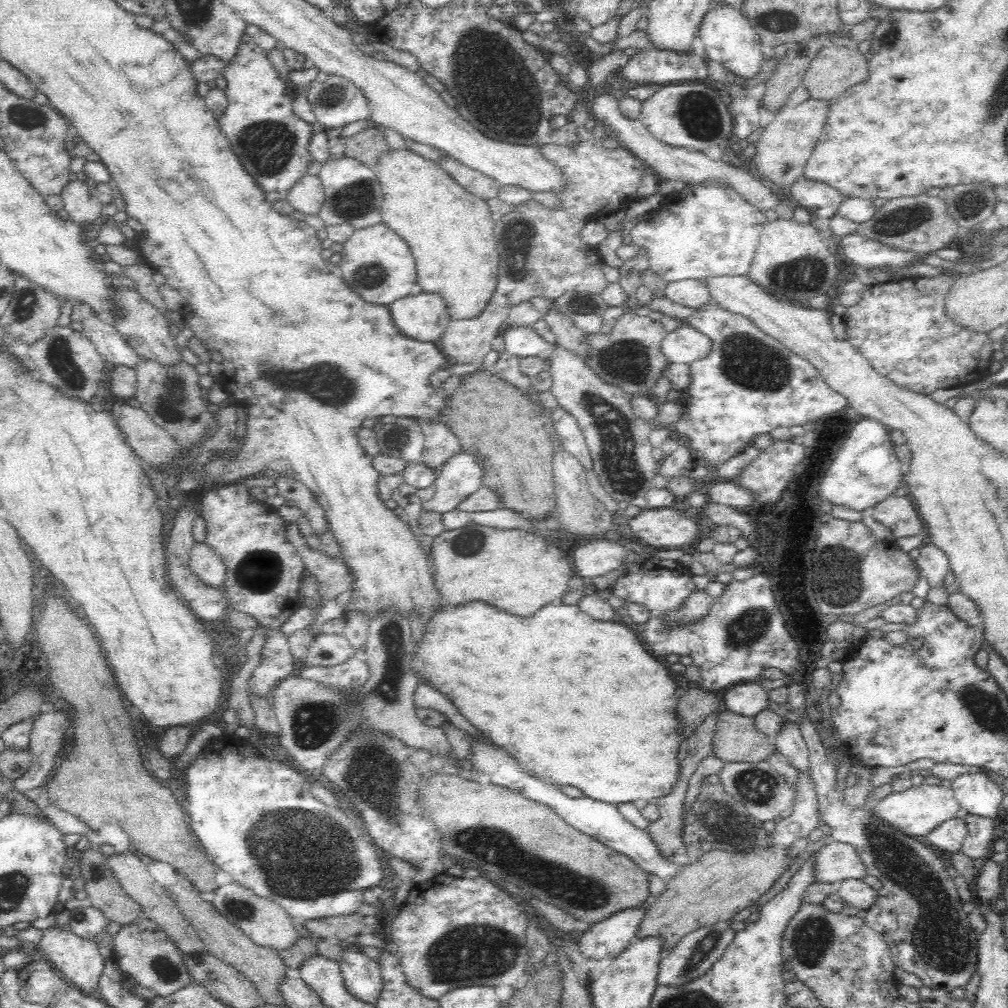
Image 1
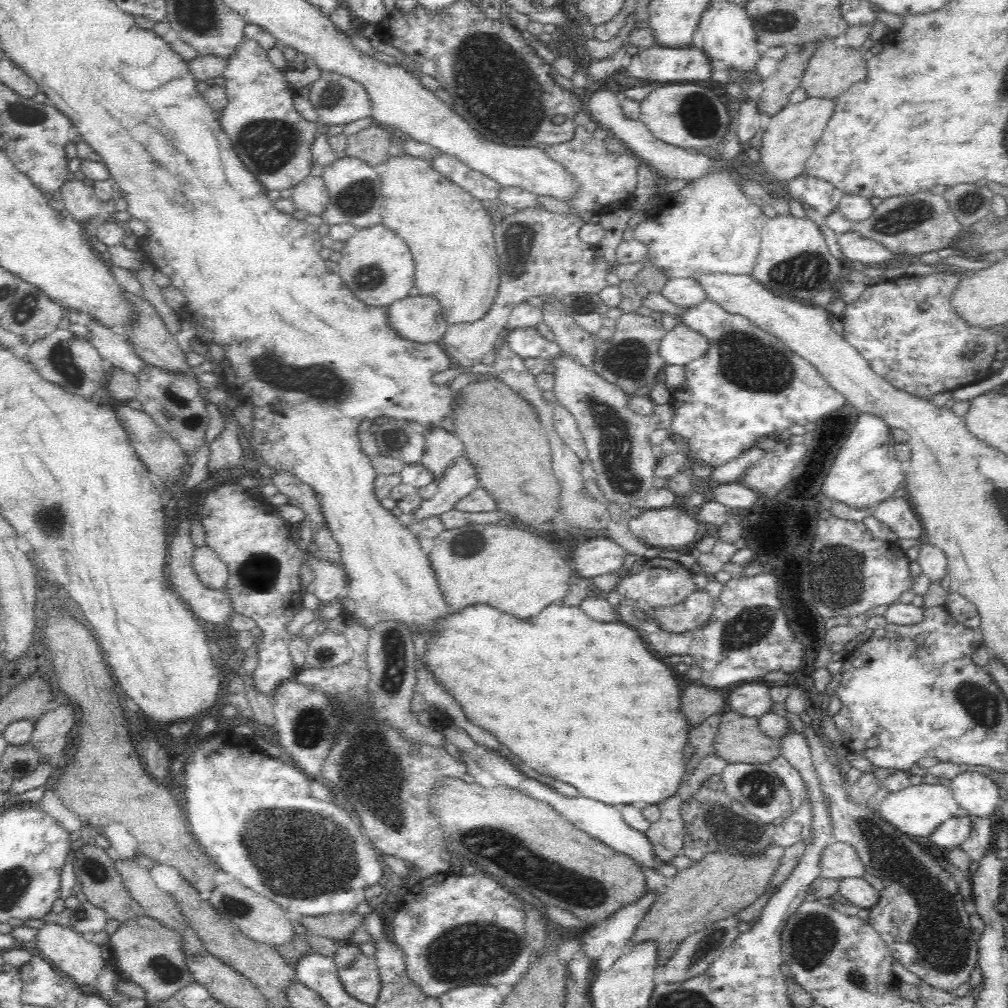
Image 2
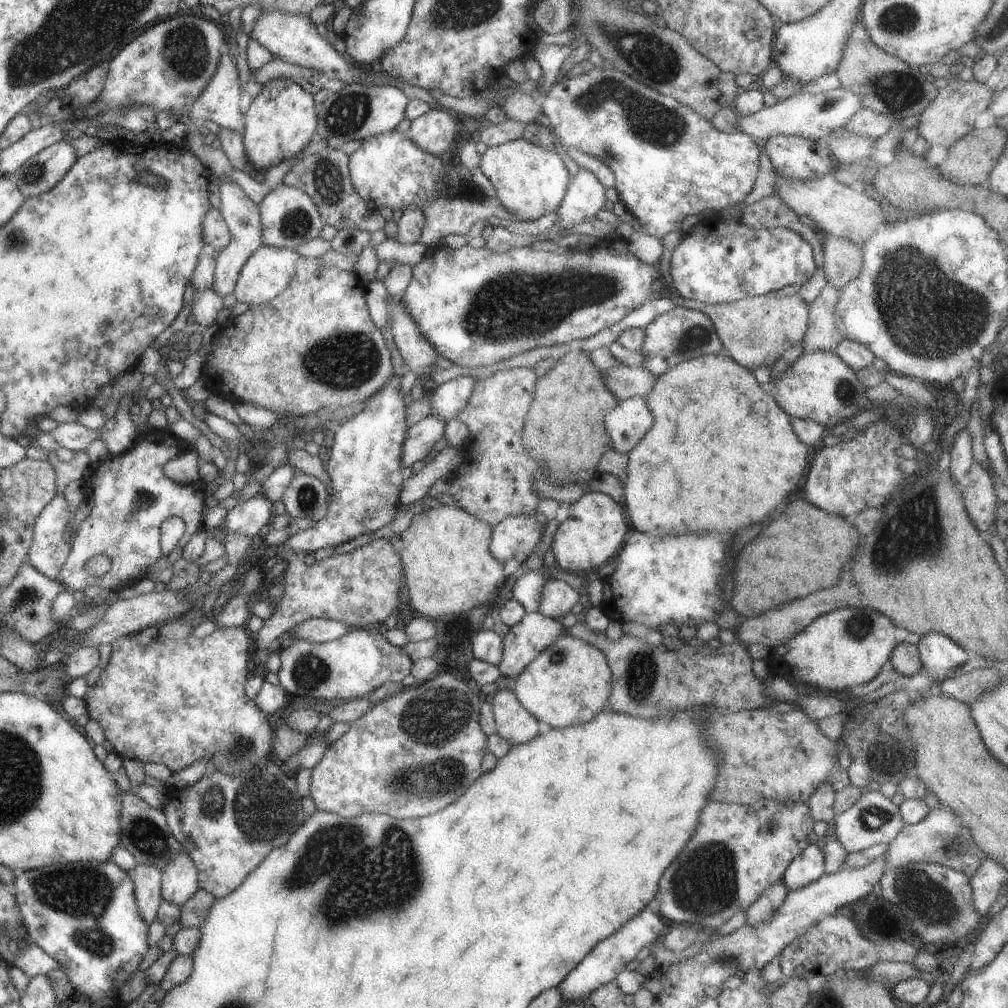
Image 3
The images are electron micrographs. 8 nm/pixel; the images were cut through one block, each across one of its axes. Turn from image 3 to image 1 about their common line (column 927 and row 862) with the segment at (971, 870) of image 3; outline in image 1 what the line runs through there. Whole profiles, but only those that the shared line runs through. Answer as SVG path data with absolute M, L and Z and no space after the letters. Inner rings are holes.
M836 840L822 845L816 853L814 874L814 881L829 882L833 885L849 879L860 880L867 876L856 849L850 844Z

